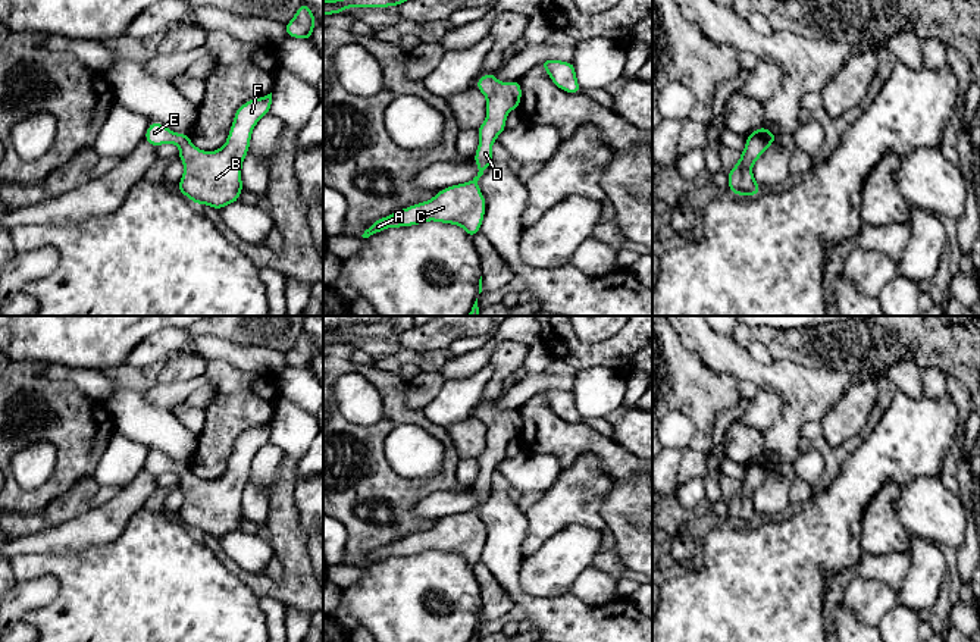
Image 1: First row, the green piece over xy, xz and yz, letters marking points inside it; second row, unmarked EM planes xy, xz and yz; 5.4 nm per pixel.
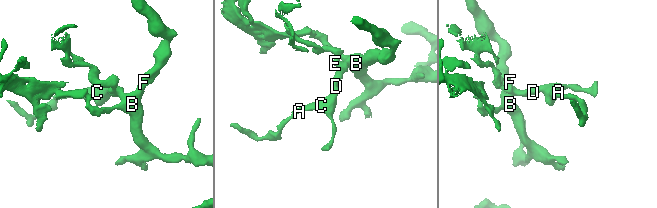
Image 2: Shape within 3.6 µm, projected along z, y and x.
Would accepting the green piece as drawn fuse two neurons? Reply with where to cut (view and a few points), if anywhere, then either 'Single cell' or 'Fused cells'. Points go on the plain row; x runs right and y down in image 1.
No split. Single cell

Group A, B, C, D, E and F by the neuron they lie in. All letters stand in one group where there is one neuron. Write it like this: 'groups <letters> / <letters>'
groups A B C D E F

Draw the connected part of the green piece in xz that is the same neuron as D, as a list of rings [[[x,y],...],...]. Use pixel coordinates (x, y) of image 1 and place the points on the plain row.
[[[495,401],[482,404],[476,417],[486,426],[486,448],[478,457],[480,466],[473,491],[478,494],[478,504],[464,513],[451,514],[435,523],[433,527],[408,535],[389,545],[376,548],[361,564],[369,567],[388,557],[414,555],[429,549],[458,554],[470,567],[480,560],[485,547],[486,532],[478,510],[494,491],[492,473],[505,460],[507,444],[519,438],[522,429],[520,408],[500,411]]]

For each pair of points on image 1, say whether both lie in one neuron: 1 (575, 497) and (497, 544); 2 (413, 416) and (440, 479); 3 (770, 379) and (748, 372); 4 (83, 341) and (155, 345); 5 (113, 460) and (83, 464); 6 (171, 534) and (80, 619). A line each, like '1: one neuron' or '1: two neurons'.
1: two neurons
2: one neuron
3: one neuron
4: two neurons
5: two neurons
6: one neuron

